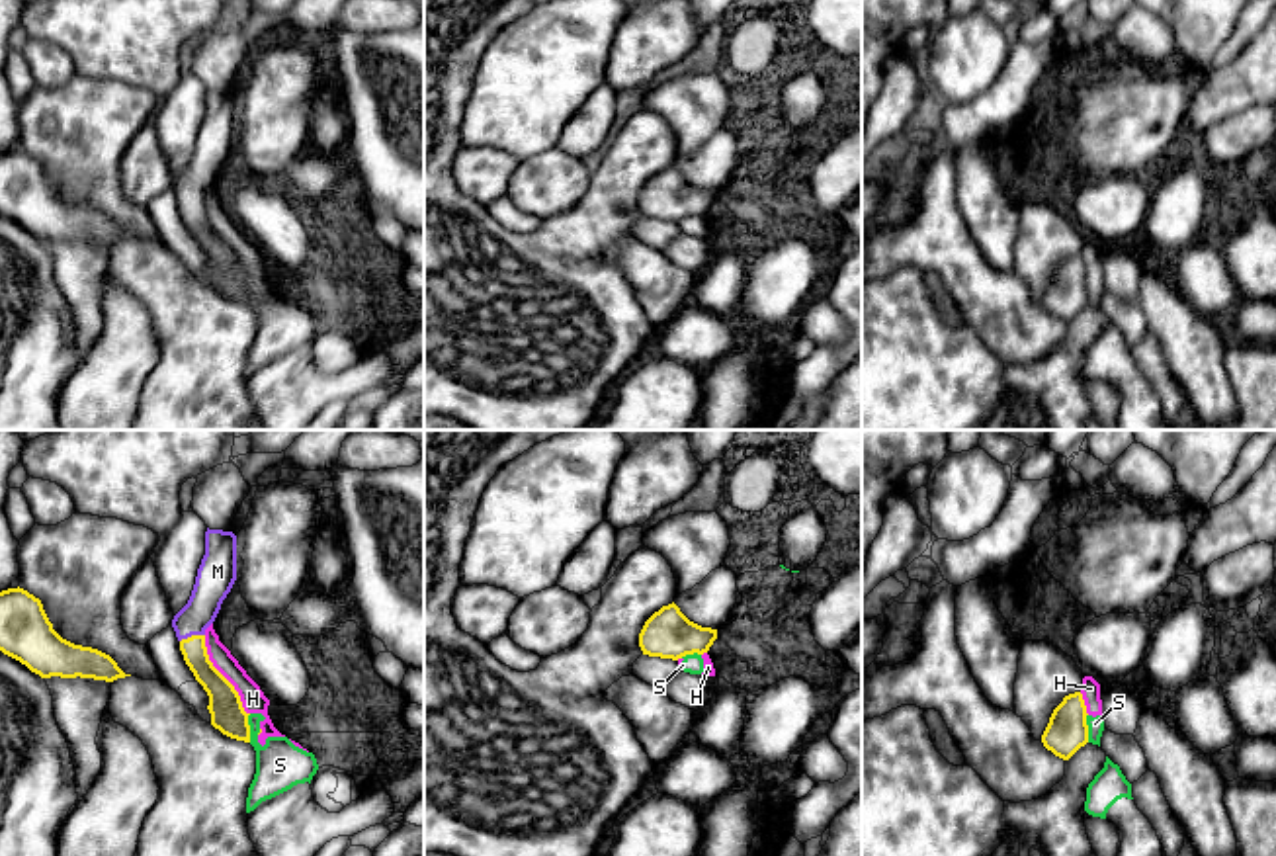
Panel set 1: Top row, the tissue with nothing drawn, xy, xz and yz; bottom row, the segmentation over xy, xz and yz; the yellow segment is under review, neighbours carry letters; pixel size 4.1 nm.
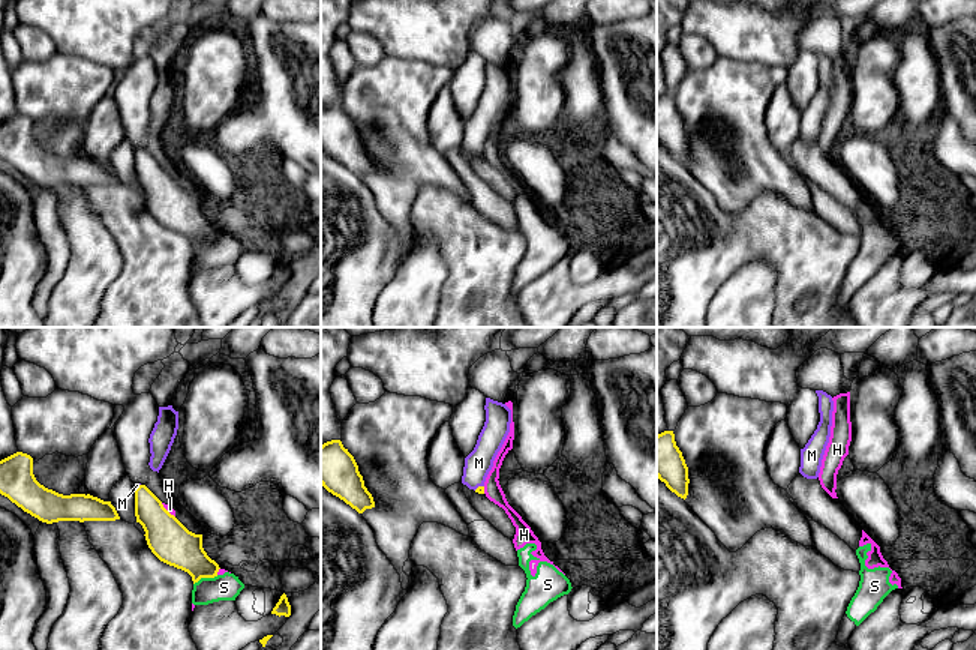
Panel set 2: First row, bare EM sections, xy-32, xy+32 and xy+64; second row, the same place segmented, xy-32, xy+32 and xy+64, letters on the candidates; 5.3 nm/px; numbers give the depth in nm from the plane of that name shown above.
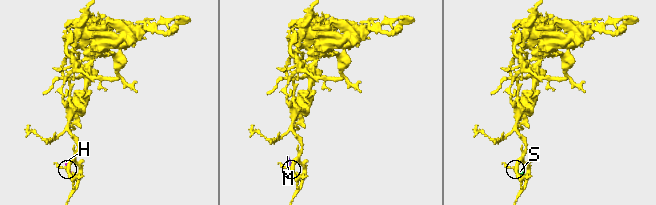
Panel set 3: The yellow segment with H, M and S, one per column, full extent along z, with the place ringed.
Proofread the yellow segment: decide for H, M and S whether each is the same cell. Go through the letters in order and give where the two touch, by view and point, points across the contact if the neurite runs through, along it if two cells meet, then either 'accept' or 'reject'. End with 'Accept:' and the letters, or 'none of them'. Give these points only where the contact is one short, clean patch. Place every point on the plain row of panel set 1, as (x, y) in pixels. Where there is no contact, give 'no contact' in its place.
H: meets yellow in xy at (221, 237); reject
M: meets yellow in xy at (192, 198); runs through xy (215, 247), (196, 219), (192, 198), (192, 182), (213, 143); accept
S: meets yellow in xy at (249, 290); reject
Accept: M

